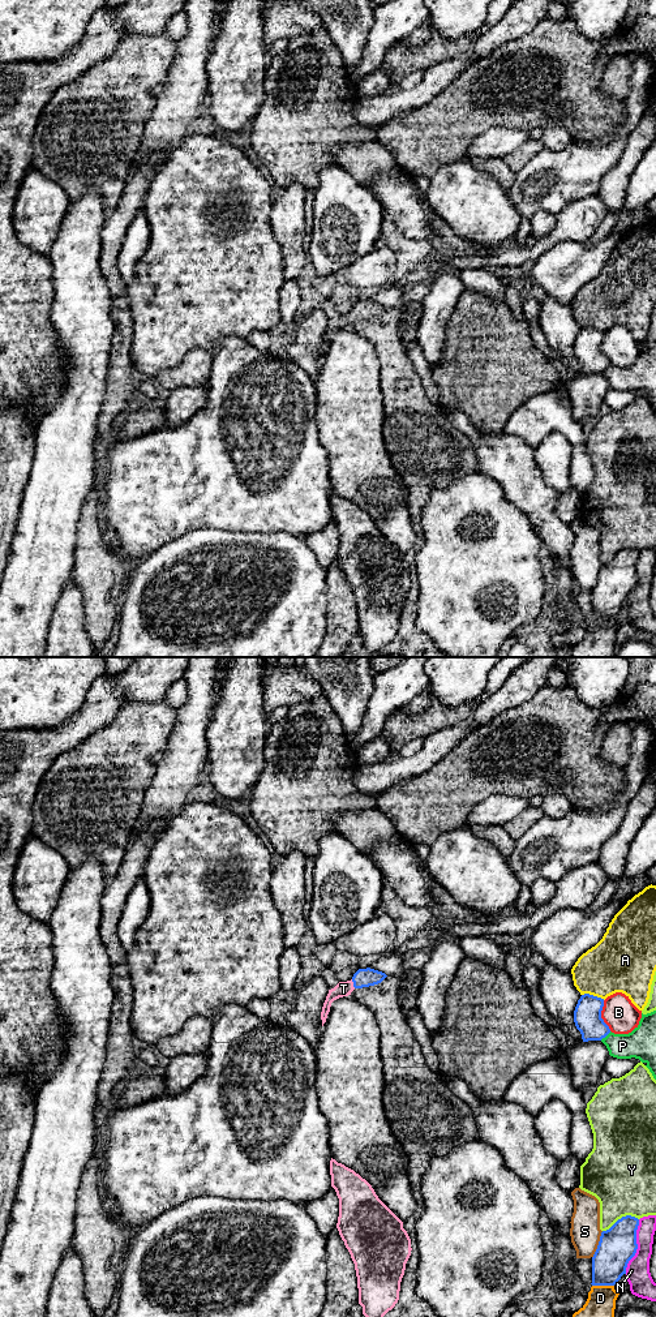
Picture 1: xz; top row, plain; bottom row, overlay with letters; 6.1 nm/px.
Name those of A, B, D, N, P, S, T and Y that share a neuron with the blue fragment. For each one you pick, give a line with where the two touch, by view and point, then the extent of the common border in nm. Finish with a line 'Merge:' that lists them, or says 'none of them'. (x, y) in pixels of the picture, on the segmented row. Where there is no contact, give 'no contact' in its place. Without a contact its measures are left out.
T: xz (354, 983) | 60 nm
Merge: T

